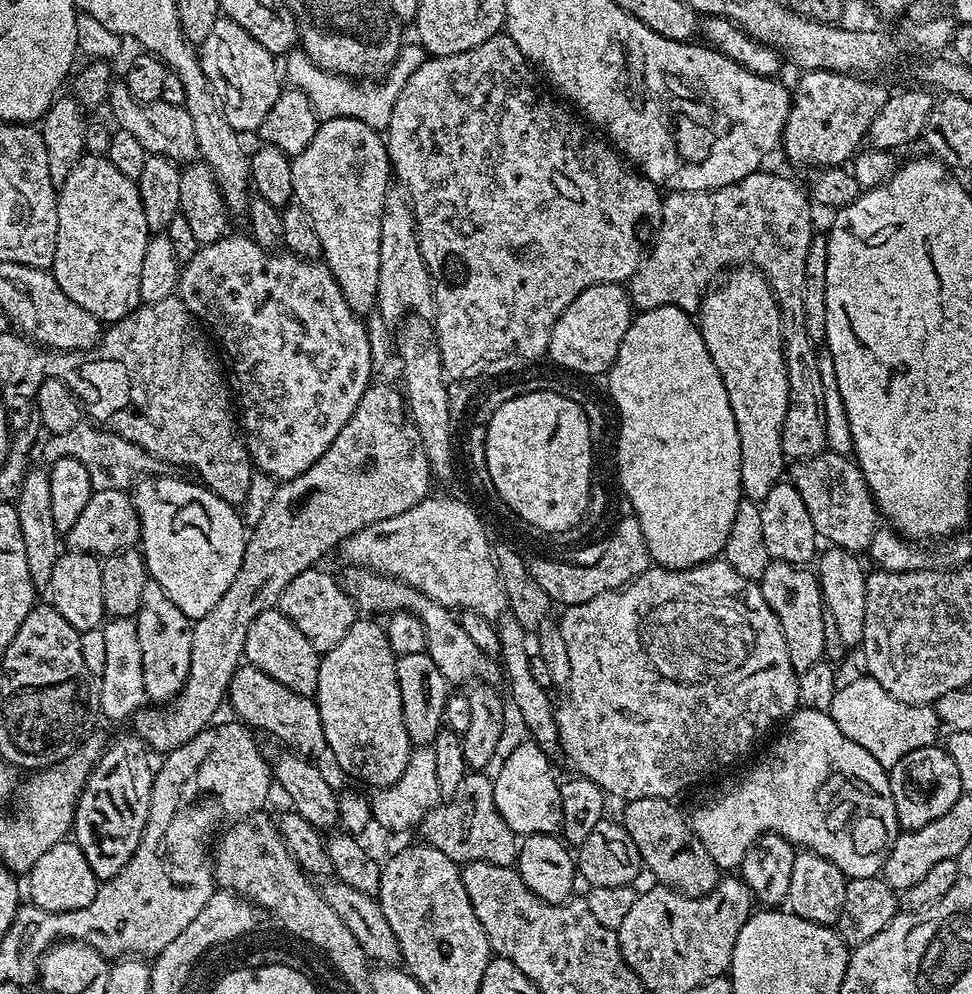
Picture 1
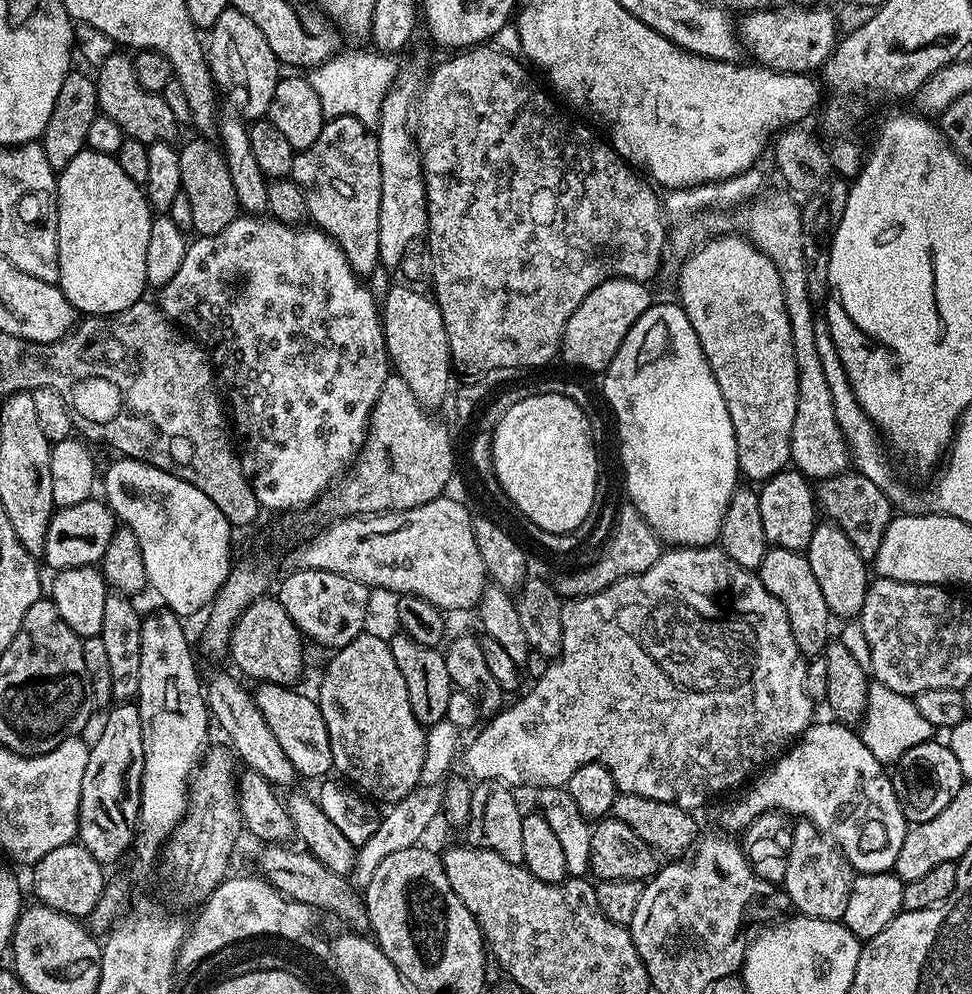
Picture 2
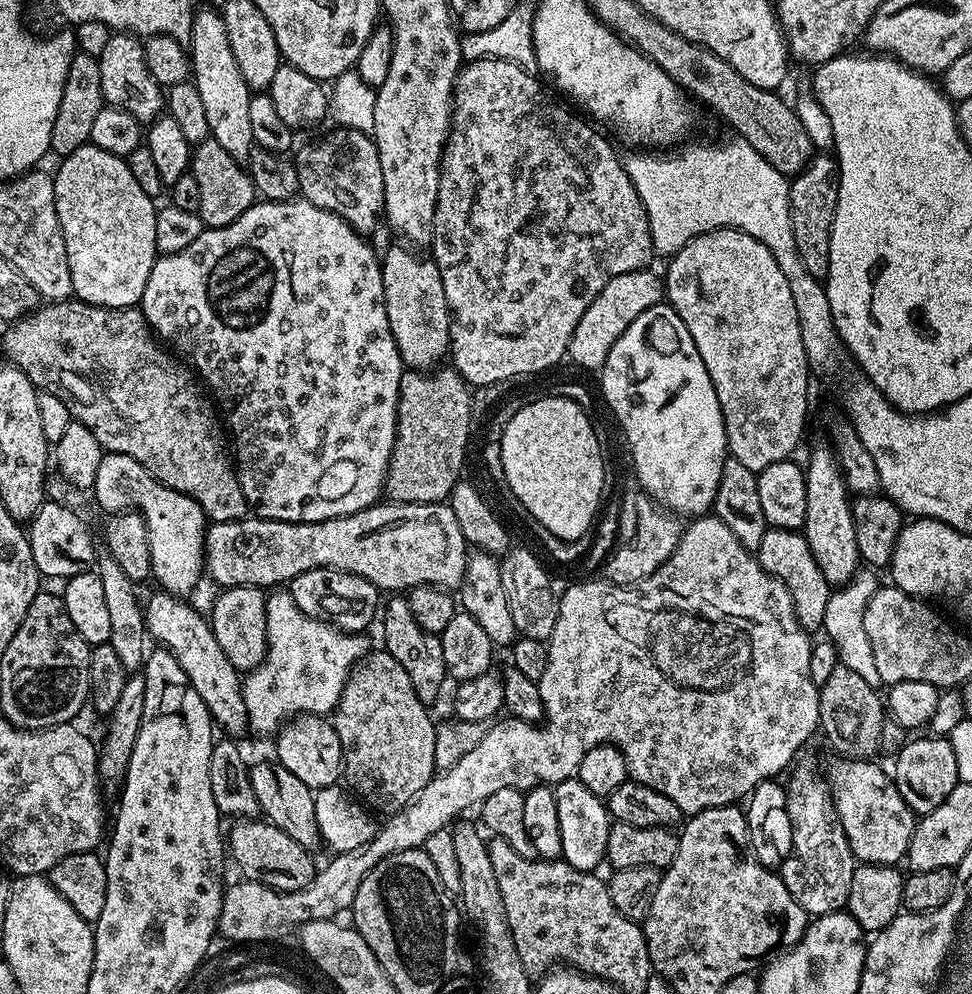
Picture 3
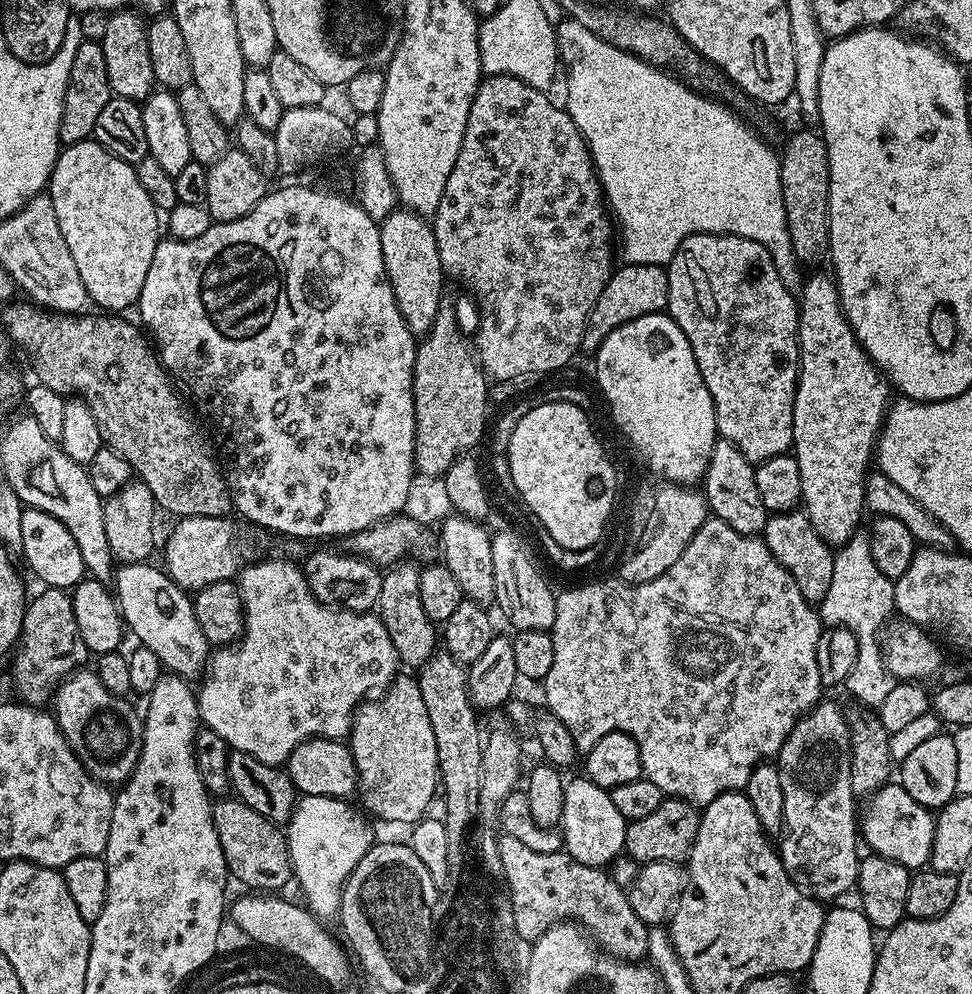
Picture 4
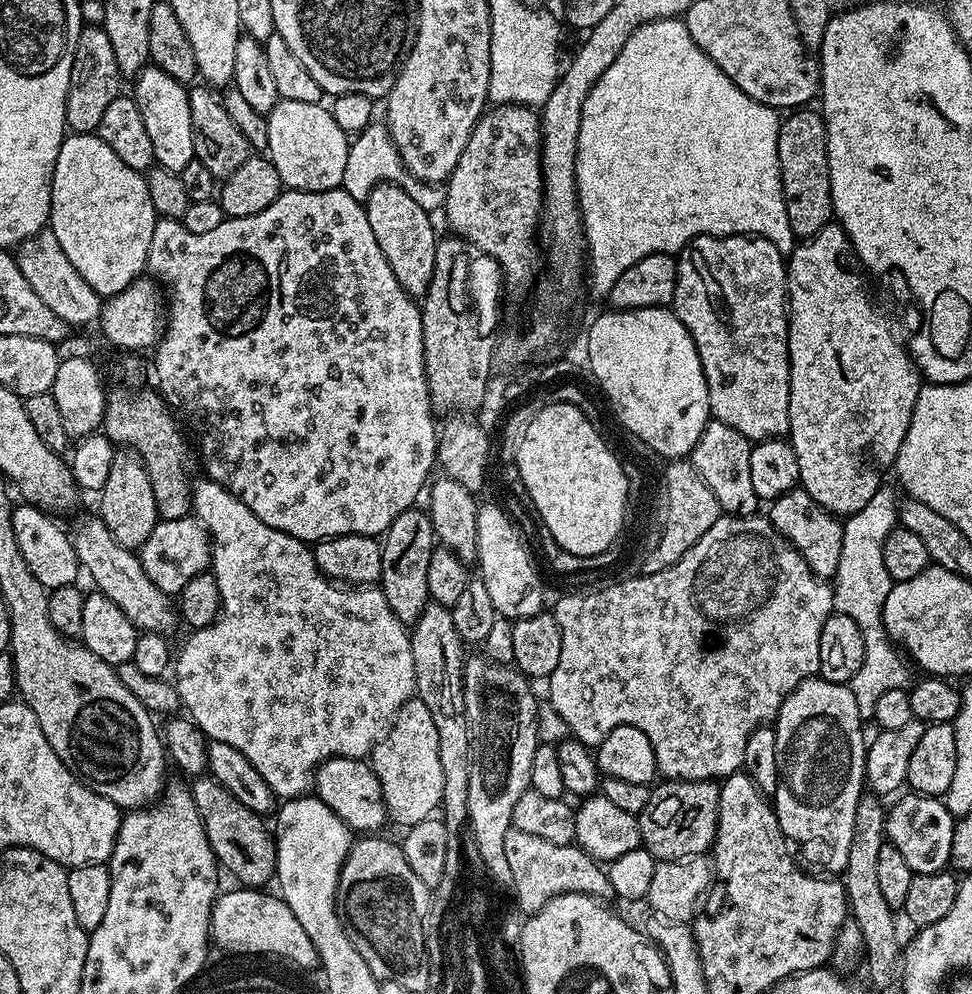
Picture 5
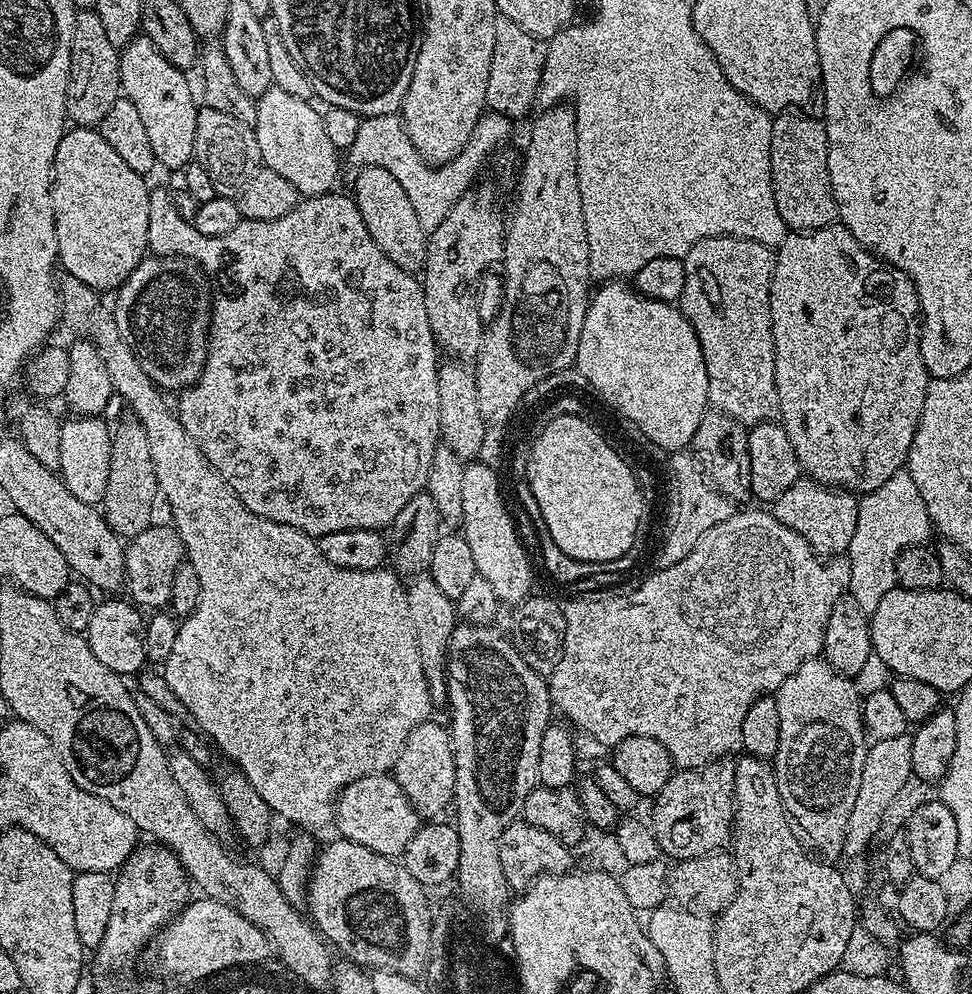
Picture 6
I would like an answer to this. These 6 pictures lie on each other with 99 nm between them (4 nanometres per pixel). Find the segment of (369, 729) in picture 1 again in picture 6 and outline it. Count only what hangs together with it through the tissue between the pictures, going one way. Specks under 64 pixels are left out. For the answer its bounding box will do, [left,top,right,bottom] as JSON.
[394,718,456,818]

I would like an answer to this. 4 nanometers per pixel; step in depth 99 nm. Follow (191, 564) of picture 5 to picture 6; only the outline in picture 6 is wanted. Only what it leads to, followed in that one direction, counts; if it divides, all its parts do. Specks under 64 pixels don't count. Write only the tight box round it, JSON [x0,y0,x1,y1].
[124,523,186,610]

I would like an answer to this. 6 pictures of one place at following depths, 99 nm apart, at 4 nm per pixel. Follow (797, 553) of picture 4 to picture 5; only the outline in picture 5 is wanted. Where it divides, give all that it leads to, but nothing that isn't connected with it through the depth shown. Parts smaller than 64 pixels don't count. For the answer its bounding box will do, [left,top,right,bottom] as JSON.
[766,486,844,581]

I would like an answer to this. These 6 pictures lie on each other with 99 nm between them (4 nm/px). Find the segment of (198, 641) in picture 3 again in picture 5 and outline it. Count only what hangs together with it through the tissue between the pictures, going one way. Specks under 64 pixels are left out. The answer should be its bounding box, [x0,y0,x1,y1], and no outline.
[70,514,178,633]

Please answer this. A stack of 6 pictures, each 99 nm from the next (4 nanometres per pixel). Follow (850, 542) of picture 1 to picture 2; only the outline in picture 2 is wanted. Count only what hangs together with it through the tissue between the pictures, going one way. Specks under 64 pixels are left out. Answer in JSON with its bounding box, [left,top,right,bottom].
[815,470,894,562]

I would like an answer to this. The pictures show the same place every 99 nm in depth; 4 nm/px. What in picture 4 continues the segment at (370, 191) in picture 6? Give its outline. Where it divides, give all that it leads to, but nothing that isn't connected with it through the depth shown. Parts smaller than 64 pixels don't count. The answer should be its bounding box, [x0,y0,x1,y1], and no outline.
[379,211,446,334]

